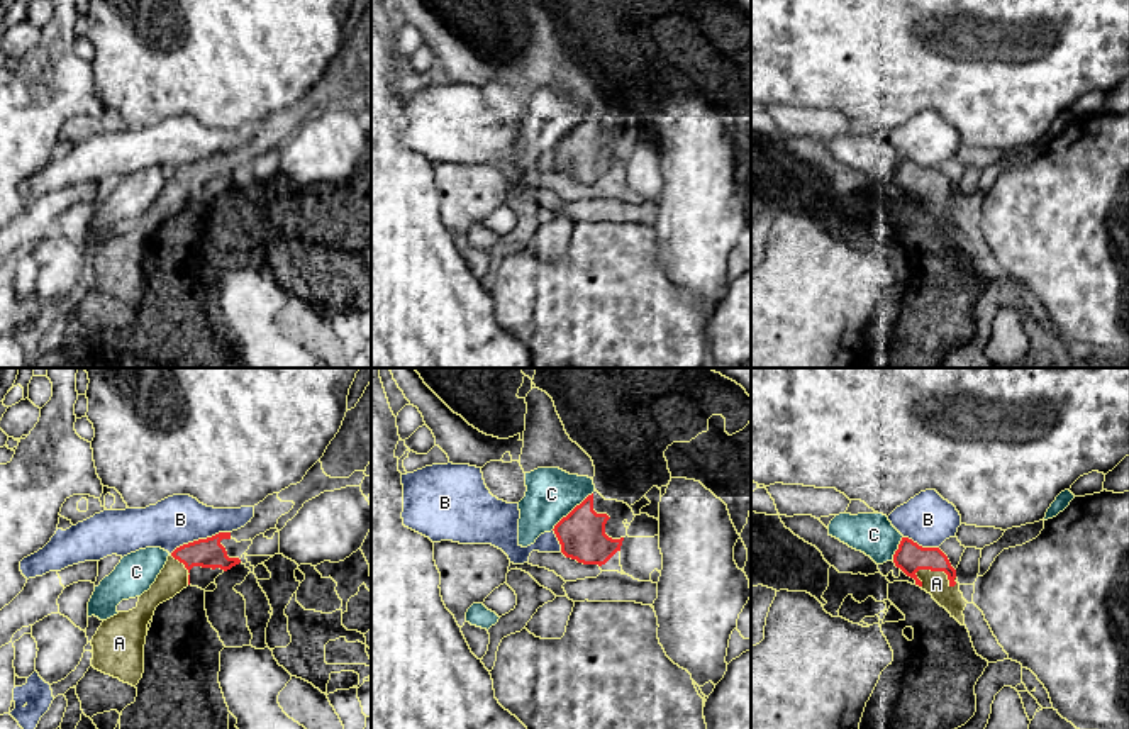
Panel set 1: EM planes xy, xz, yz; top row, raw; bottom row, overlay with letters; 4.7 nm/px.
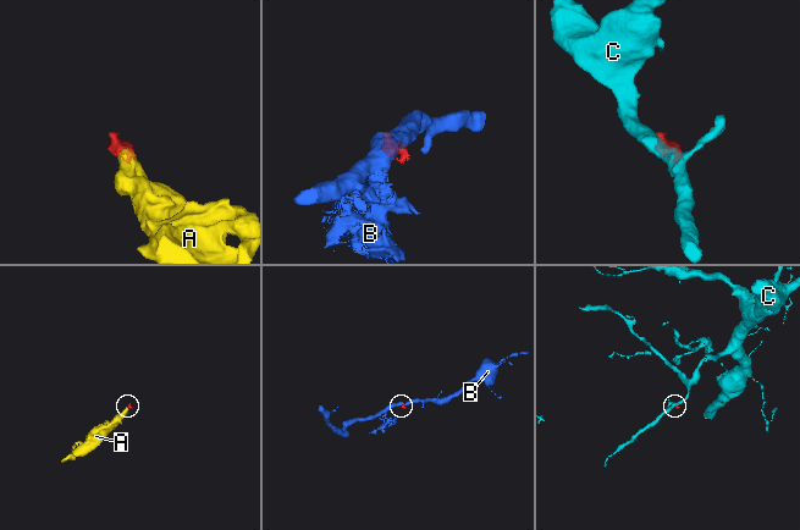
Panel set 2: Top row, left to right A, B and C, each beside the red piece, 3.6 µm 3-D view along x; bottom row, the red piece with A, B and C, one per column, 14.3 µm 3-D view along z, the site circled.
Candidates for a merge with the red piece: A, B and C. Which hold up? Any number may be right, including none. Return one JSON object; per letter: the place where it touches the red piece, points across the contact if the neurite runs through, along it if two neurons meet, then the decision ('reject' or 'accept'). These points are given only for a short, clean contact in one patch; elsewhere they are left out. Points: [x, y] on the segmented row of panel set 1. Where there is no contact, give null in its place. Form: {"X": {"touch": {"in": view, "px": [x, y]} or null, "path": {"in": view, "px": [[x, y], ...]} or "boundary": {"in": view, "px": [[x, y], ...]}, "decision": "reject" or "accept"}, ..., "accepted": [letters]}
{"A": {"touch": {"in": "yz", "px": [939, 570]}, "path": {"in": "yz", "px": [[909, 556], [928, 562], [939, 570], [936, 584]]}, "decision": "accept"}, "B": {"touch": {"in": "xy", "px": [199, 539]}, "boundary": {"in": "xy", "px": [[229, 531], [219, 531], [204, 539], [183, 543], [170, 553]]}, "decision": "reject"}, "C": {"touch": {"in": "xz", "px": [573, 509]}, "decision": "reject"}, "accepted": ["A"]}

